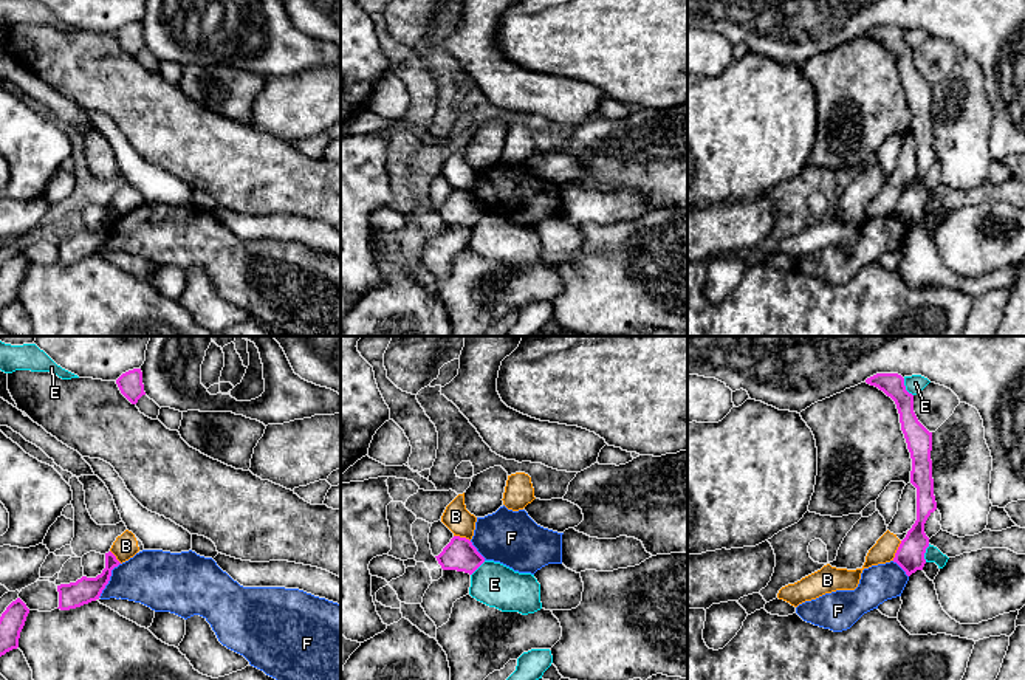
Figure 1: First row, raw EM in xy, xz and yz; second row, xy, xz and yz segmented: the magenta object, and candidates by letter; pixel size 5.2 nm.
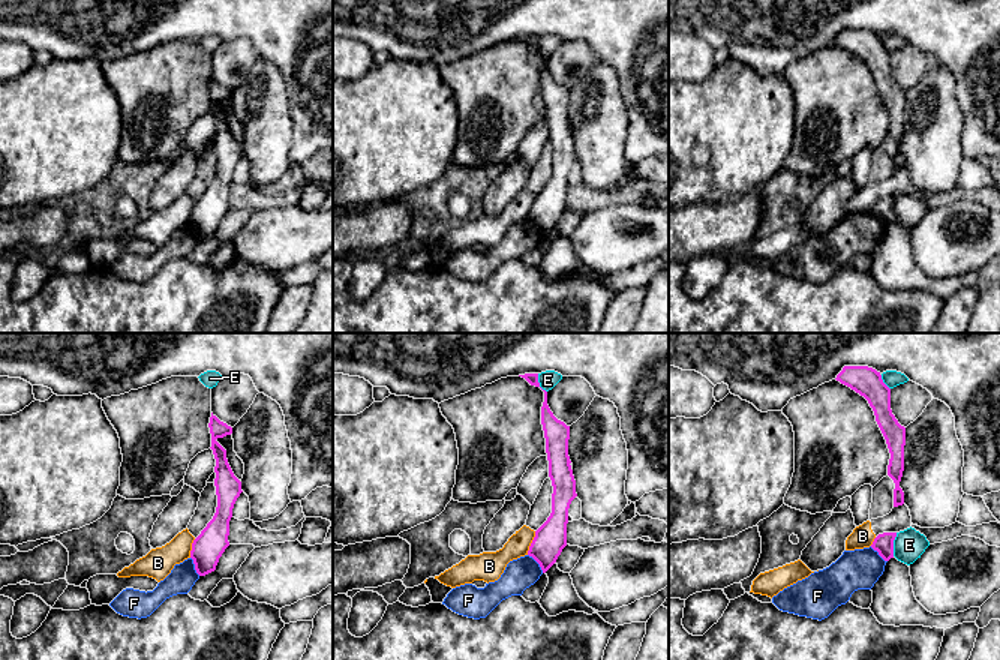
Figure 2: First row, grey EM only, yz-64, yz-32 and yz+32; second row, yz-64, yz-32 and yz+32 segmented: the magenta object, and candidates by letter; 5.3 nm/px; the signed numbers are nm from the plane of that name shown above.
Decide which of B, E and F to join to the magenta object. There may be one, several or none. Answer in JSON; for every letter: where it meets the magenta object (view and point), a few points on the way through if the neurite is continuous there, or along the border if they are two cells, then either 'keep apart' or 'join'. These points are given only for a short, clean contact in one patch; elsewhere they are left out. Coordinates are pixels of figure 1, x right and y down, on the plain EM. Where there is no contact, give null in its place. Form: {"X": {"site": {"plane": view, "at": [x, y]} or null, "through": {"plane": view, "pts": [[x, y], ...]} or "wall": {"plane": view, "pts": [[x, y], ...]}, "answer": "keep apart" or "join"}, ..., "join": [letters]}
{"B": {"site": {"plane": "yz", "at": [897, 203]}, "wall": {"plane": "yz", "pts": [[901, 194], [892, 212]]}, "answer": "keep apart"}, "E": {"site": {"plane": "yz", "at": [905, 41]}, "answer": "keep apart"}, "F": {"site": {"plane": "xy", "at": [109, 233]}, "wall": {"plane": "xy", "pts": [[119, 216], [112, 223], [109, 236], [98, 250]]}, "answer": "keep apart"}, "join": []}

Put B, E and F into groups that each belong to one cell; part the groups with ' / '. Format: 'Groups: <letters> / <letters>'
Groups: B E / F

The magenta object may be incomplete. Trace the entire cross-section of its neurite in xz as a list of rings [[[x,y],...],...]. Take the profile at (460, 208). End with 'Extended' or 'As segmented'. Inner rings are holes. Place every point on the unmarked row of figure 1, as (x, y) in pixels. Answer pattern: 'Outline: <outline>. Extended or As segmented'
Outline: [[[454,189],[443,204],[435,209],[443,223],[457,223],[472,228],[485,211],[466,191]]]. As segmented

